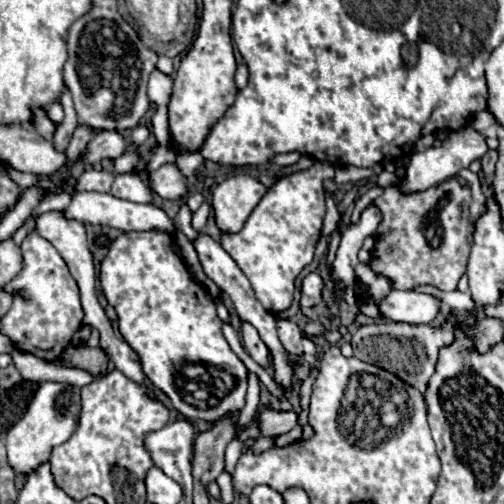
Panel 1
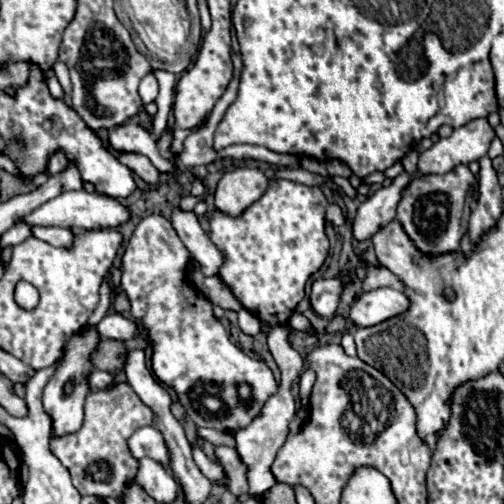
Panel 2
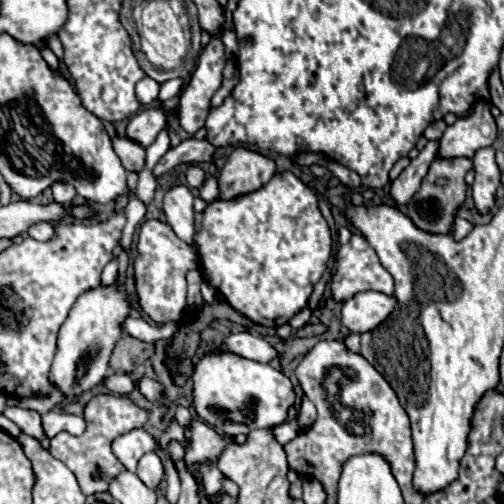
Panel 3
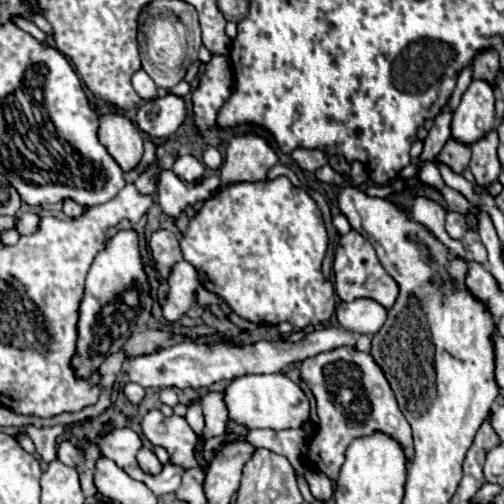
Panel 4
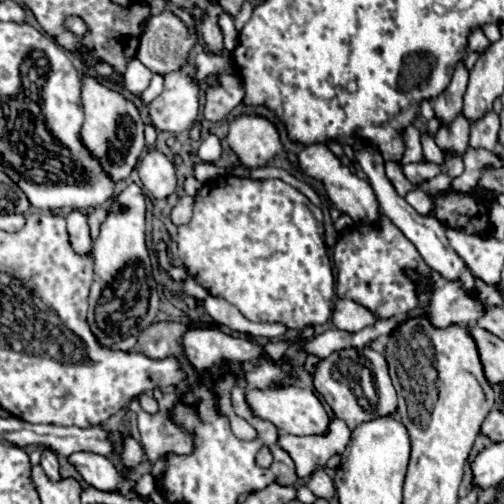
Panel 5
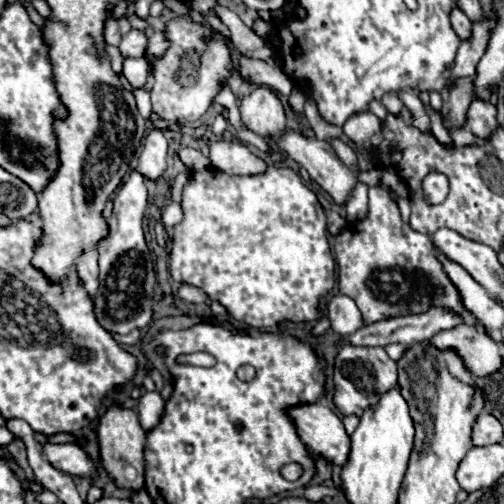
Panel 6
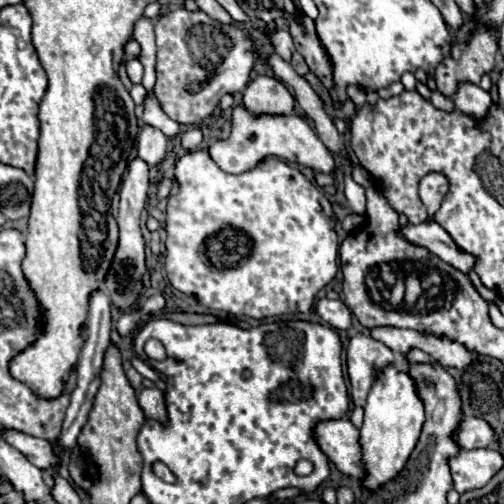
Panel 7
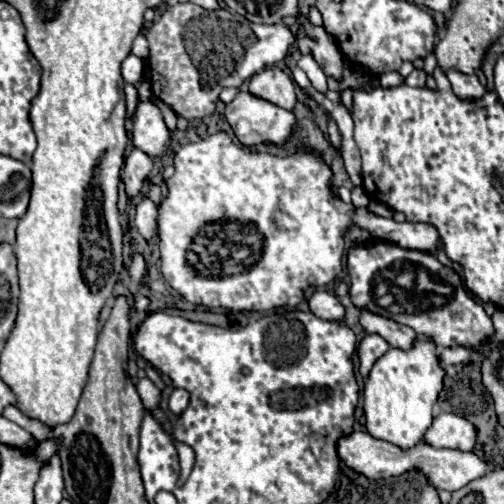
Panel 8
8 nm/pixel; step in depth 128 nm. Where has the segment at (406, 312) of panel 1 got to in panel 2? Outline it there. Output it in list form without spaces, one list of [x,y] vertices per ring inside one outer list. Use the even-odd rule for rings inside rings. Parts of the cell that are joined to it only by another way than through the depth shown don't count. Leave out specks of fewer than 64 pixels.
[[[384,286],[358,294],[358,298],[350,306],[350,320],[360,328],[374,326],[406,312],[406,308],[408,298],[400,290]]]

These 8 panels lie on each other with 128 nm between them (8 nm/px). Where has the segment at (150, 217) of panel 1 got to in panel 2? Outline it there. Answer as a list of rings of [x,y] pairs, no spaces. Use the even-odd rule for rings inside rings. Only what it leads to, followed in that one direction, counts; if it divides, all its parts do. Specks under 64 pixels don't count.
[[[62,192],[60,196],[44,202],[28,216],[22,218],[28,226],[62,226],[70,230],[92,230],[92,228],[116,228],[128,220],[128,210],[118,204],[118,200],[98,194],[98,192]]]

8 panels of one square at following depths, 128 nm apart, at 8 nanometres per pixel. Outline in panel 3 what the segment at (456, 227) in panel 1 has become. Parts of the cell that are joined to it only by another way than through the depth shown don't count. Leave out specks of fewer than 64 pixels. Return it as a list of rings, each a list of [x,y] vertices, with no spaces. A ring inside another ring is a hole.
[[[436,158],[430,164],[430,170],[422,180],[420,192],[416,192],[412,196],[412,200],[408,202],[408,216],[412,218],[412,222],[420,230],[426,230],[432,234],[450,234],[450,226],[452,226],[454,216],[456,216],[456,210],[466,198],[464,176],[470,168],[472,168],[470,158],[452,158],[452,160]]]

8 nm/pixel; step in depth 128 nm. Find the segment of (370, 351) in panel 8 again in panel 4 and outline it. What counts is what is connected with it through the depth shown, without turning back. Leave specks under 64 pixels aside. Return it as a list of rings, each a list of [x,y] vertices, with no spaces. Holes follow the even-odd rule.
[[[350,346],[334,348],[330,352],[316,354],[302,362],[300,376],[312,390],[318,406],[318,432],[314,434],[310,448],[308,448],[308,466],[324,472],[330,480],[338,478],[338,470],[344,464],[344,452],[354,438],[368,436],[374,430],[382,430],[396,438],[408,462],[412,460],[412,432],[410,424],[402,416],[394,392],[380,372],[380,366],[372,360],[372,354],[360,352]]]

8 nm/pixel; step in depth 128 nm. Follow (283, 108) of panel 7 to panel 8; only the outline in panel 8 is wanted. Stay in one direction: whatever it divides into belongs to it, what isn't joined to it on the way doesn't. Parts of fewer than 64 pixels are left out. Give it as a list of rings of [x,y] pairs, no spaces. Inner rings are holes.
[[[264,68],[256,76],[252,76],[248,90],[264,98],[276,106],[282,106],[286,110],[292,110],[296,104],[296,86],[282,68]]]

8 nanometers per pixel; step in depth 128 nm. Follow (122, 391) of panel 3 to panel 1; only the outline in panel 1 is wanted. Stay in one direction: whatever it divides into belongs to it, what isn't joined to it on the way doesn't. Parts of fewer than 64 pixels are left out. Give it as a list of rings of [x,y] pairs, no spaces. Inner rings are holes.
[[[14,350],[12,352],[12,364],[16,366],[16,370],[22,374],[22,380],[28,382],[68,382],[68,384],[76,384],[76,386],[86,386],[92,384],[92,380],[96,380],[96,376],[92,376],[90,372],[84,372],[80,368],[68,368],[68,366],[58,366],[46,360],[38,360],[32,354]]]

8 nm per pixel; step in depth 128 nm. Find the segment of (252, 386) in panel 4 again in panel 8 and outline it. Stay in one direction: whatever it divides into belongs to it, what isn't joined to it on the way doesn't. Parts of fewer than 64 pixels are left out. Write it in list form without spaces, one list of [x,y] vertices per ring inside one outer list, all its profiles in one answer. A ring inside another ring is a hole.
[[[354,430],[350,436],[344,436],[338,442],[338,454],[342,458],[342,462],[346,466],[350,466],[352,470],[364,474],[370,480],[380,480],[380,478],[390,478],[390,476],[400,476],[404,472],[410,470],[418,470],[426,476],[428,484],[432,484],[434,488],[444,488],[448,492],[460,490],[464,488],[468,482],[484,476],[488,472],[488,466],[472,452],[460,452],[460,450],[448,450],[448,448],[432,448],[424,442],[416,444],[414,448],[398,448],[396,444],[378,440],[366,432],[358,432]]]

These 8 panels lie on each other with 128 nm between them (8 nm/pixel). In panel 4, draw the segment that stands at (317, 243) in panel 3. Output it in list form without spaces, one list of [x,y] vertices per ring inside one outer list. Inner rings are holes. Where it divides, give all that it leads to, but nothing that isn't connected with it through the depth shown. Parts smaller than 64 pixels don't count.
[[[286,176],[216,188],[212,196],[204,200],[196,216],[190,218],[180,240],[182,256],[196,268],[198,276],[202,276],[202,286],[220,296],[240,318],[268,326],[286,320],[296,330],[326,322],[334,314],[334,286],[322,274],[326,246],[328,234],[316,202],[304,192],[302,206],[302,190],[298,190]]]

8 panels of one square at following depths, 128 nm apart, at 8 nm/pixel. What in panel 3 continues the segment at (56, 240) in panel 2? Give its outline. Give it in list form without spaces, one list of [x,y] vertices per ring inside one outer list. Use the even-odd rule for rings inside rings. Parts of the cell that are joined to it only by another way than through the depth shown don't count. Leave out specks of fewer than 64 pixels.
[[[40,222],[40,224],[32,224],[32,228],[28,228],[28,236],[32,236],[34,240],[48,240],[52,238],[54,228],[48,222]]]

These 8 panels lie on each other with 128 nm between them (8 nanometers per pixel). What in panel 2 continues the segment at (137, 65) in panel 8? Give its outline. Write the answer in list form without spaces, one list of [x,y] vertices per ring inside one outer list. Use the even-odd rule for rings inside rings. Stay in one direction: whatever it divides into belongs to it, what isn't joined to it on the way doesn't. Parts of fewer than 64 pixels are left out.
[[[154,74],[144,76],[144,78],[142,78],[142,82],[140,82],[138,92],[140,92],[140,98],[142,98],[142,102],[144,102],[144,104],[154,102],[154,100],[156,100],[156,96],[158,96],[158,80],[156,80],[156,76],[154,76]]]

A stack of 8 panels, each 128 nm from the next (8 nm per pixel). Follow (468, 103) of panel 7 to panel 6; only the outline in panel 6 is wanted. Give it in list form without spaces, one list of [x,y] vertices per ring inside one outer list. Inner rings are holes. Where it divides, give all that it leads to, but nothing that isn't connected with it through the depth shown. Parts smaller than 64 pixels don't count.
[[[474,96],[472,104],[468,106],[468,112],[466,112],[466,124],[470,126],[470,130],[474,132],[476,138],[482,138],[482,140],[488,138],[498,126],[496,108],[488,100]]]

